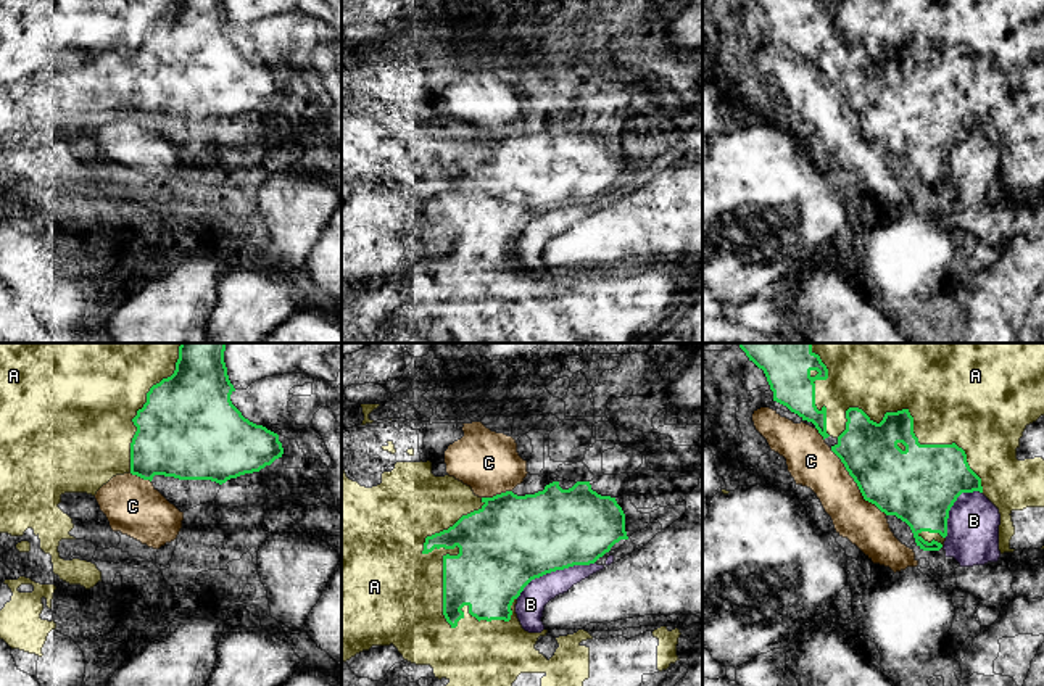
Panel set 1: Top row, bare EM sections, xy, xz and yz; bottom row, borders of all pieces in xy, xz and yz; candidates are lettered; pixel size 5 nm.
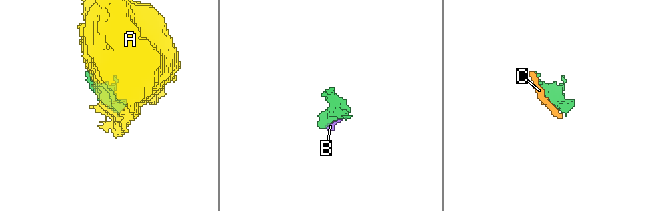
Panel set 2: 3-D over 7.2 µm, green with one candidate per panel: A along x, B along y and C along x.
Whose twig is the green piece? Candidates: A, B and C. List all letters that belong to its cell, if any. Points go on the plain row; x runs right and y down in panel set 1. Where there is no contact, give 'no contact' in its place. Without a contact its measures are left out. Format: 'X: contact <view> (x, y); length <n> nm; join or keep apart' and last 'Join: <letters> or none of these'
A: contact xz (448, 187); length 650 nm; join
B: contact xz (553, 210); length 440 nm; keep apart
C: contact yz (857, 124); length 440 nm; keep apart
Join: A

